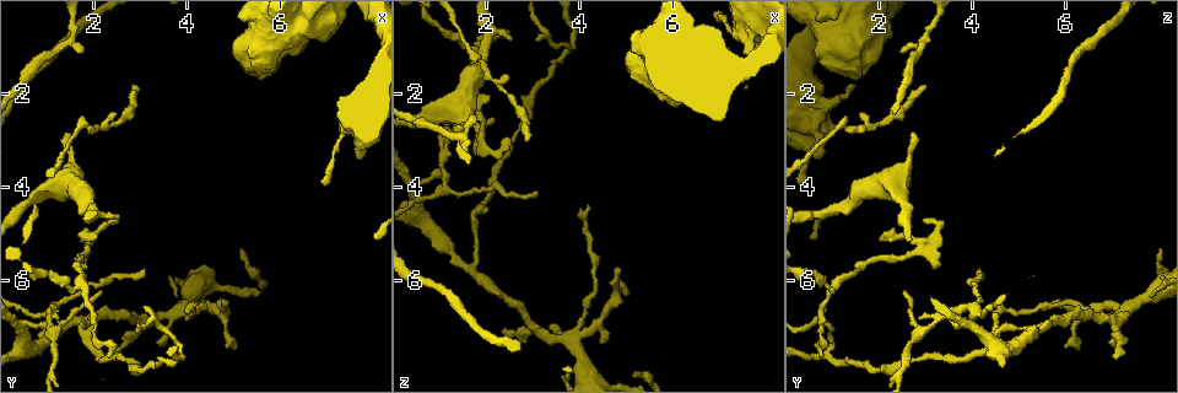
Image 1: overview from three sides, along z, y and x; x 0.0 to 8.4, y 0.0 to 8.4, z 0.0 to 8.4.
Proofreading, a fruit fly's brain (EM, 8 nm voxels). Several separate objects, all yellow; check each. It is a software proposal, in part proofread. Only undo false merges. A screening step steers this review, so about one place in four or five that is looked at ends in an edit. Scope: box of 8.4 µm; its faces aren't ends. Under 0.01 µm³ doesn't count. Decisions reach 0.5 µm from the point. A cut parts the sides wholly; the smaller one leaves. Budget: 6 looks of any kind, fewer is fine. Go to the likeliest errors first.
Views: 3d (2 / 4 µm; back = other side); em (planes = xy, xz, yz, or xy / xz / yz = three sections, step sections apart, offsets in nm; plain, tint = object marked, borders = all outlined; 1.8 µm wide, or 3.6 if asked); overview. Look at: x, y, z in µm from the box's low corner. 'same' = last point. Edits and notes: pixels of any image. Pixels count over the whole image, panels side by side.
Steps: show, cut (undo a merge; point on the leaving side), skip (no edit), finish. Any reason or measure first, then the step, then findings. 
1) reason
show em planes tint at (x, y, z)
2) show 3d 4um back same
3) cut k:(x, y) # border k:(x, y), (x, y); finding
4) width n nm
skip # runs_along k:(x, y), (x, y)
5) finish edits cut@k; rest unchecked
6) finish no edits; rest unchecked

two arms at a narrow angle
show 3d 4um at (3.75, 6.60, 7.30)

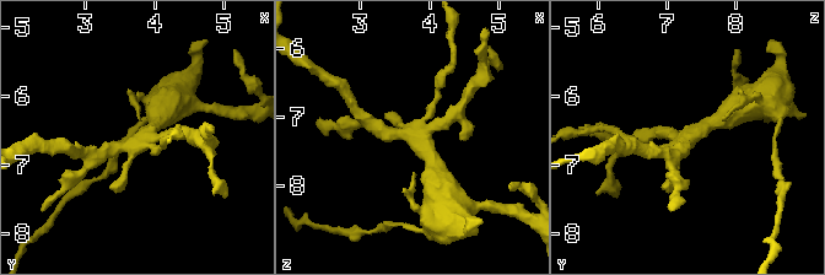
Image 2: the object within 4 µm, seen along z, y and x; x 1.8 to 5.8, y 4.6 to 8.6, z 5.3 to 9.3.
show em planes tint at (3.85, 6.65, 7.40)

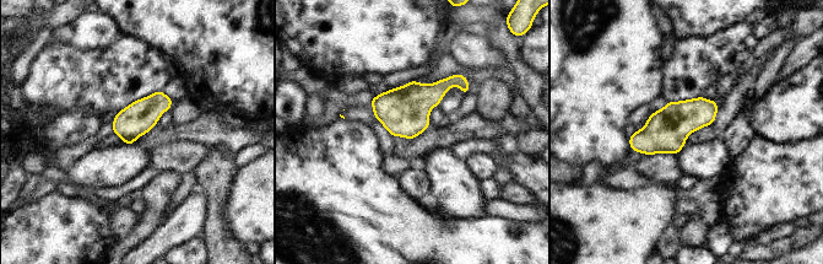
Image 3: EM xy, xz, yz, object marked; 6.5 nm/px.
width 220 nm
skip # one neuron here

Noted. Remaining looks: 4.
arms part here
show em planes tint at (3.85, 7.60, 0.90)

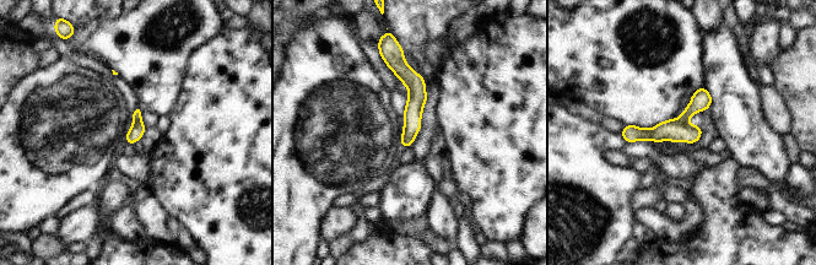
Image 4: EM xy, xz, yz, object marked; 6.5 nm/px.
width 100 nm
skip # all the same neuron

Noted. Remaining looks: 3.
thick turns thin
show em planes tint at (7.50, 2.70, 0.60)

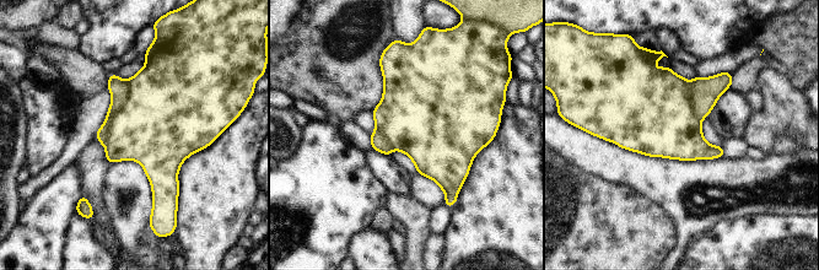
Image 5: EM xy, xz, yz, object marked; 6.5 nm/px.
cut 5:(705, 93) # border 5:(691, 81), (691, 107), (701, 120); two neurons meet here

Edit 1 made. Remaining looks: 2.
finish edits cut@5; rest unchecked

